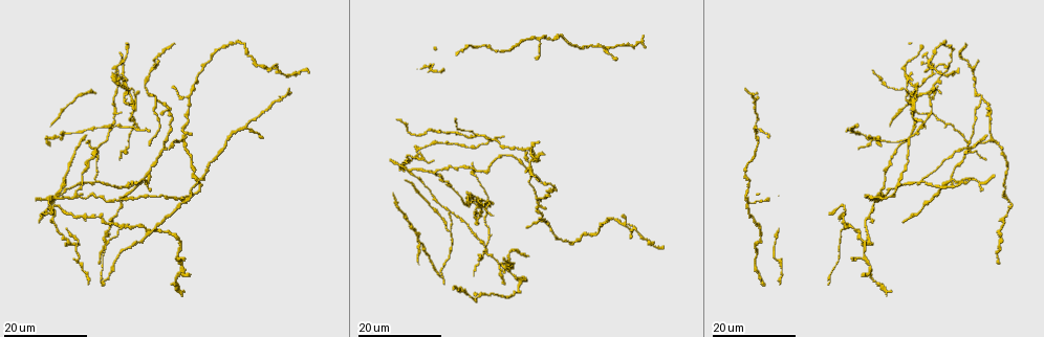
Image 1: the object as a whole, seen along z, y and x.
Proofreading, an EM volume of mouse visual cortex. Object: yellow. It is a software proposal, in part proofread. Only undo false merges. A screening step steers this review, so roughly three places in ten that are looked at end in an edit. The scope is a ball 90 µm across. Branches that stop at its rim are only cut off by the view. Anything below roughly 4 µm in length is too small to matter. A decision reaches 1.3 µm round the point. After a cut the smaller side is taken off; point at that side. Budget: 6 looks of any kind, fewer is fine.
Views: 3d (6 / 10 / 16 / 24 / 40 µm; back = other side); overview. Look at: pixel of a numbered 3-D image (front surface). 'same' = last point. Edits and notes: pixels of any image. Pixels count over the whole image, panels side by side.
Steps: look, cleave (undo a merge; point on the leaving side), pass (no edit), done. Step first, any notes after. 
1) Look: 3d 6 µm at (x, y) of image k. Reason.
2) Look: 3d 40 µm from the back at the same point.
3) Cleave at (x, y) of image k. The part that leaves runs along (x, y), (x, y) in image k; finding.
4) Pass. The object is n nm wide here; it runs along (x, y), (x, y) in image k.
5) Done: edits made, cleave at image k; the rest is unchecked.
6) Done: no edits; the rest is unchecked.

Look: 3d 16 µm at (906, 141) of image 1. Small branch off a trunk.

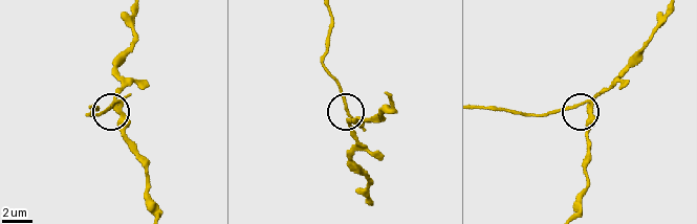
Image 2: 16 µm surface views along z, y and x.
Look: 3d 6 µm at (348, 112) of image 2.

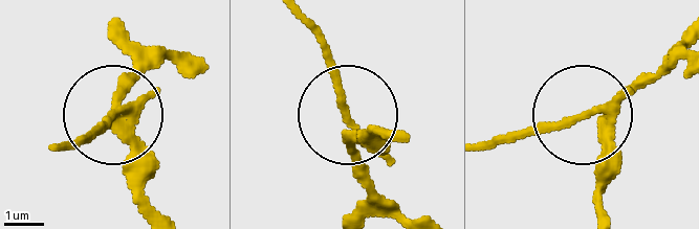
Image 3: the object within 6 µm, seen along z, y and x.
Cleave at (128, 72) of image 3. The part that leaves runs along (126, 111), (135, 54), (129, 35) in image 3; a second neuron is stuck on.

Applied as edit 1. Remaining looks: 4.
Look: 3d 24 µm at (910, 83) of image 1.

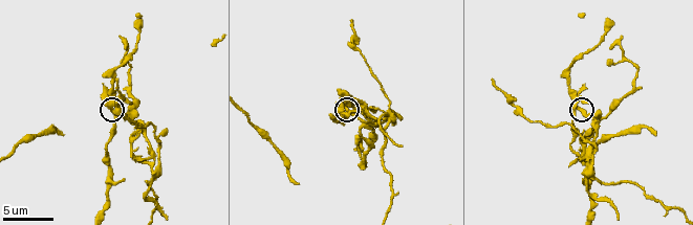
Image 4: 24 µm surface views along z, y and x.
Look: 3d 6 µm at (346, 109) of image 4. Zoom in.

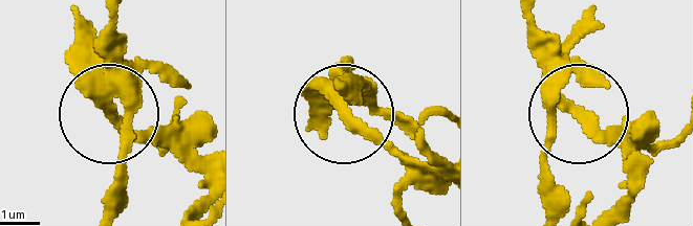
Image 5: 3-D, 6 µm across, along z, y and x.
Cleave at (76, 31) of image 5. The object is 290 nm wide here; the part that leaves runs along (556, 82), (622, 155), (626, 185) in image 5; two neurons meet here.

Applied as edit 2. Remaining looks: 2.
Look: 3d 24 µm at (154, 98) of image 1. Three arms meet.

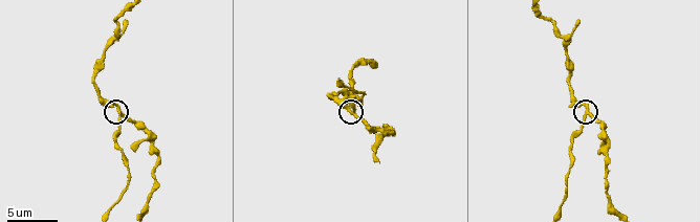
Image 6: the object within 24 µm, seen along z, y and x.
Look: 3d 10 µm at (355, 113) of image 6.

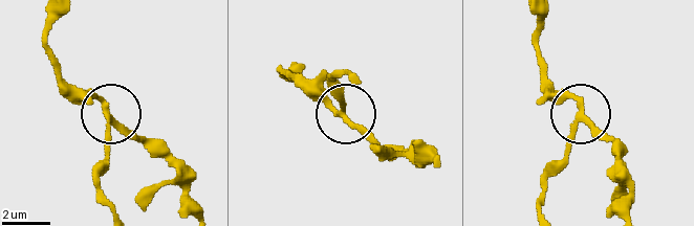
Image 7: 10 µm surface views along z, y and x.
Pass. The side arm is 14 µm long; one neuron here.

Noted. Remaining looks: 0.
Done: edits made, cleave at image 3, cleave at image 5; the rest is unchecked.

